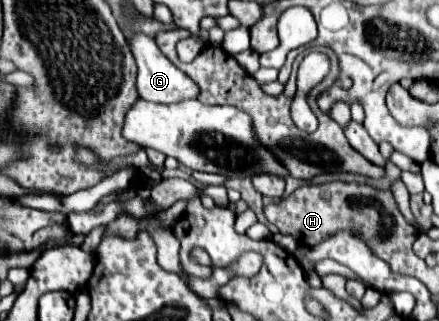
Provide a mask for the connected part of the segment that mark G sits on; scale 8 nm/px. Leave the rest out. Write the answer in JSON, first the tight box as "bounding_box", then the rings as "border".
{"bounding_box":[130,34,200,104],"border":[[[136,34],[130,42],[132,54],[136,58],[138,64],[138,94],[142,100],[148,102],[156,102],[156,104],[176,104],[180,100],[194,100],[200,94],[200,88],[194,84],[194,80],[190,76],[186,76],[184,72],[180,72],[180,68],[176,68],[156,46],[156,42],[144,34]]]}

